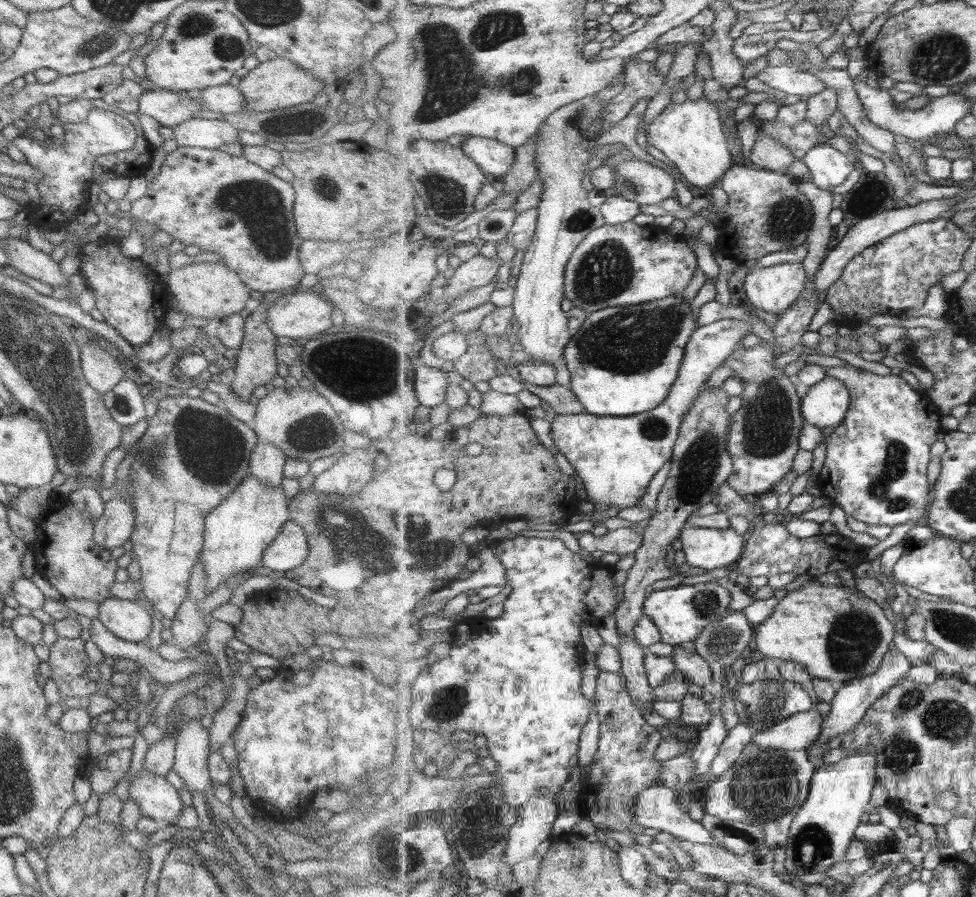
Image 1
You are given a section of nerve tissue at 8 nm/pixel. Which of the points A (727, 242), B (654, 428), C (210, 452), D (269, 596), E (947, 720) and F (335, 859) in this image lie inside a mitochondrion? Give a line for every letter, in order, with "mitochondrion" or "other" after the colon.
A: other
B: mitochondrion
C: mitochondrion
D: other
E: mitochondrion
F: other

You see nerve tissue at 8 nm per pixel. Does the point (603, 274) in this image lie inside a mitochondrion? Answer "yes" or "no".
yes

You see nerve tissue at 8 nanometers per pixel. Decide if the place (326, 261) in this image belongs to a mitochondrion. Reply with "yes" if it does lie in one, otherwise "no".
no

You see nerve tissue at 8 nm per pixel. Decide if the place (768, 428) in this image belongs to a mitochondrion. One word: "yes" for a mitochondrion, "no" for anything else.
yes

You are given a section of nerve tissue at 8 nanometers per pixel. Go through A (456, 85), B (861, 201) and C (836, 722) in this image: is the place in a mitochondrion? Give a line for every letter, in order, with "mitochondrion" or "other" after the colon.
A: mitochondrion
B: mitochondrion
C: other

